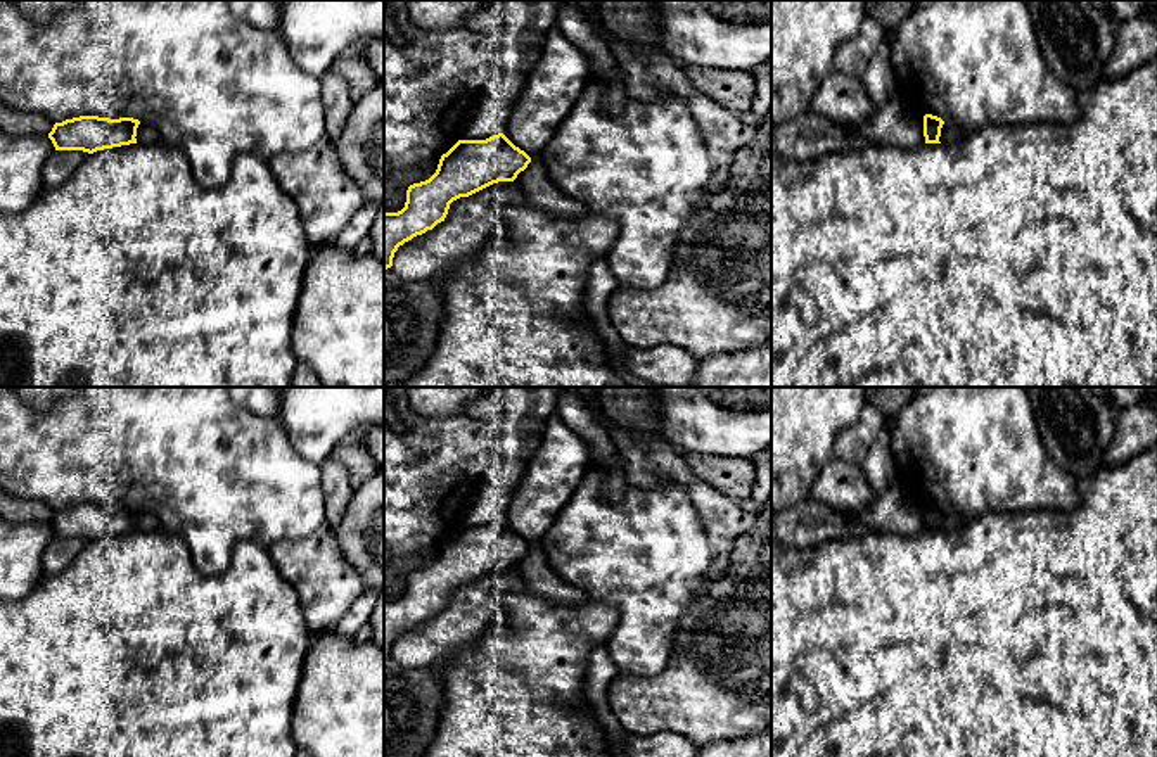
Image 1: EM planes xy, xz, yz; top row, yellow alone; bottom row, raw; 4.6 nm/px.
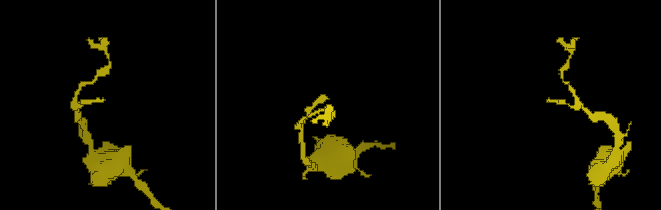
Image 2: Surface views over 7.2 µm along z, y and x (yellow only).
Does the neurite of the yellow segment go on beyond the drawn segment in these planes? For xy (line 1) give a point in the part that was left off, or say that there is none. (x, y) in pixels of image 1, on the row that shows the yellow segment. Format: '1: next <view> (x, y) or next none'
1: next none

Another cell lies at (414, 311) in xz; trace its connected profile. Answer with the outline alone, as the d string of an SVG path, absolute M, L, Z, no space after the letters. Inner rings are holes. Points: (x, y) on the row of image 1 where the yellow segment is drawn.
M384 270L384 387L401 387L427 365L443 315L439 278L412 282Z

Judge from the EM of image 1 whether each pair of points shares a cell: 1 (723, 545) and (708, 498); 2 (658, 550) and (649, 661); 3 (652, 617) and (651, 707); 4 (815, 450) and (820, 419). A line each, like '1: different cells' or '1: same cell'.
1: same cell
2: same cell
3: different cells
4: same cell

